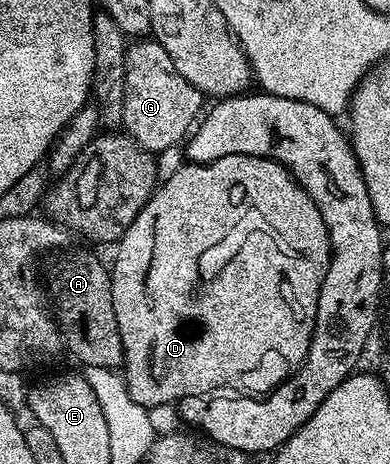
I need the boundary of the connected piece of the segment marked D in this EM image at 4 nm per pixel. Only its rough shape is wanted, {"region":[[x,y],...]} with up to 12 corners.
{"region":[[277,160],[185,162],[111,260],[131,398],[305,361],[323,214]]}

